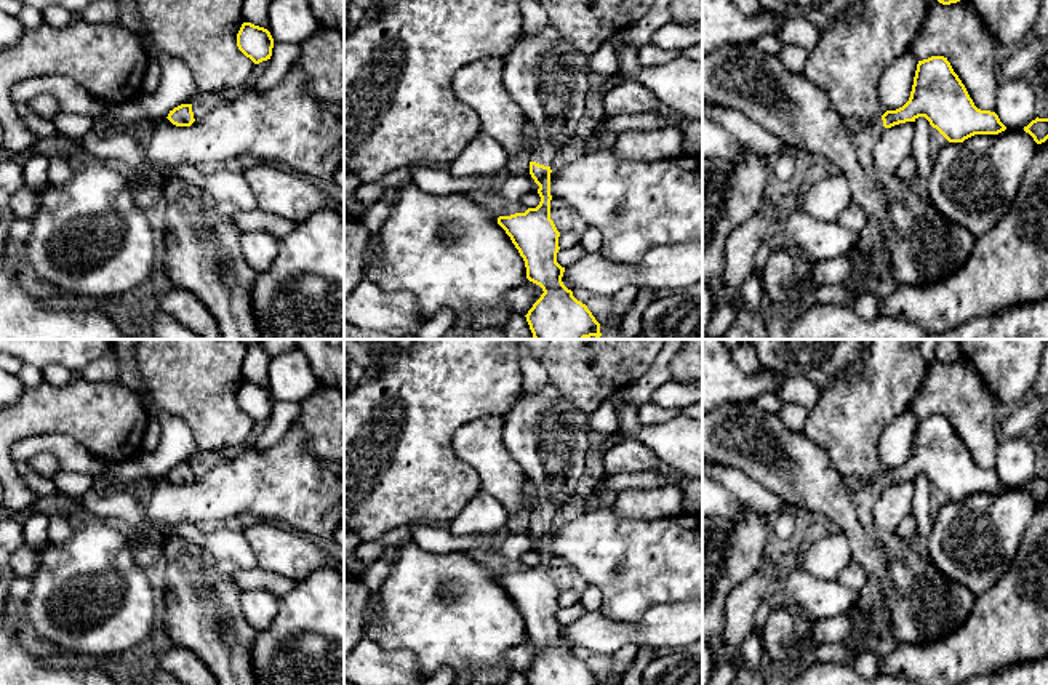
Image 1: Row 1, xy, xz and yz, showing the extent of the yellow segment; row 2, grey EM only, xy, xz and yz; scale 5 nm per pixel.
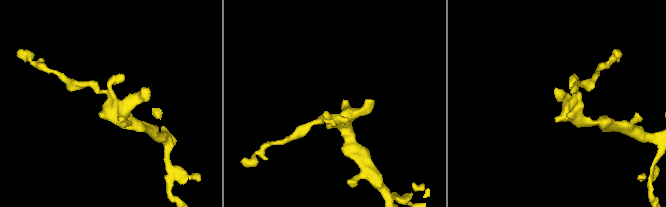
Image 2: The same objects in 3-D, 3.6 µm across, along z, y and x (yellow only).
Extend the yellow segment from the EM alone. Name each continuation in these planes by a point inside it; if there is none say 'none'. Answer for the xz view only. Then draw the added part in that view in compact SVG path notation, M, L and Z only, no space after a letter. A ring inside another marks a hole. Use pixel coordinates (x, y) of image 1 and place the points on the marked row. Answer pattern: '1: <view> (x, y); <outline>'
1: xz (546, 76); M549 22L533 37L522 34L510 53L502 59L504 86L523 110L533 131L533 139L528 146L530 162L550 166L558 150L582 133L586 126L589 54L571 45L554 24Z

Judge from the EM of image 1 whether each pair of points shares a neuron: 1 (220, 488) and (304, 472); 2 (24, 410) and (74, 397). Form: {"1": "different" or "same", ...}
{"1": "same", "2": "same"}

